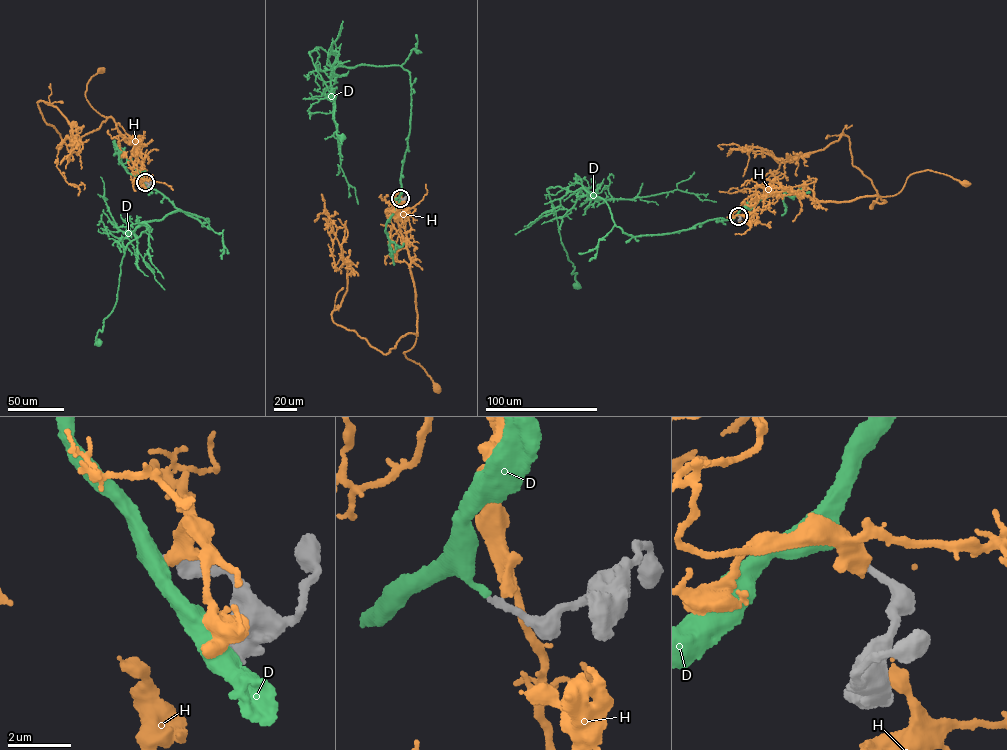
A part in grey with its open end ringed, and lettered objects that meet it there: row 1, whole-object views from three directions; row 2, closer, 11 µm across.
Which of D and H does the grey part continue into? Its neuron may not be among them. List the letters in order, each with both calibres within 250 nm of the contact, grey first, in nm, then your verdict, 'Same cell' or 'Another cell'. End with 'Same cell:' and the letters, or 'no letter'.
D: Thickness 220 nm (grey) against 200 nm. Same cell
H: Thickness 240 nm (grey) against 420 nm. Another cell
Same cell: D

